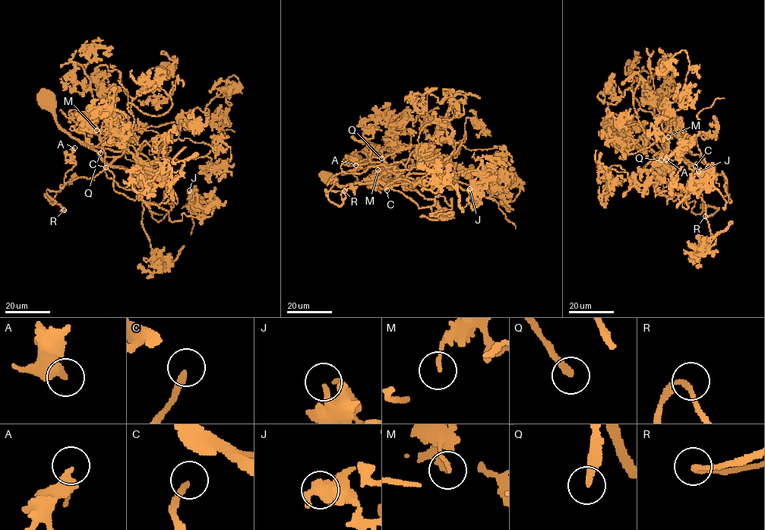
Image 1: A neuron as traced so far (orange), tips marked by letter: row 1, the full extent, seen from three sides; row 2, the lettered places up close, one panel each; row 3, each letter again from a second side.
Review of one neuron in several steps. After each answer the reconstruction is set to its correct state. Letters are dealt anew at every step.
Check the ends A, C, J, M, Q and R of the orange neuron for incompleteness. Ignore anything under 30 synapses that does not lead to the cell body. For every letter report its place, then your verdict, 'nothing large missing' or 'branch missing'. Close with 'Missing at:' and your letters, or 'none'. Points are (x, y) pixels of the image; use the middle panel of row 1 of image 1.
A: at (355, 165); nothing large missing
C: at (387, 190); branch missing
J: at (469, 188); nothing large missing
M: at (377, 169); nothing large missing
Q: at (381, 158); nothing large missing
R: at (344, 191); nothing large missing
Missing at: C

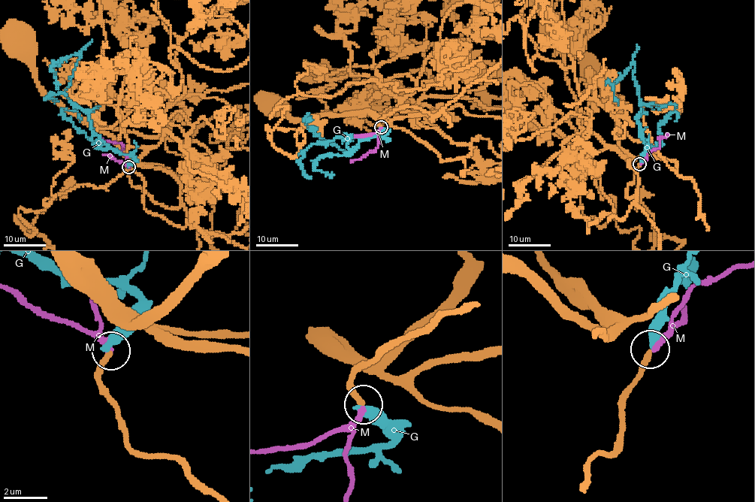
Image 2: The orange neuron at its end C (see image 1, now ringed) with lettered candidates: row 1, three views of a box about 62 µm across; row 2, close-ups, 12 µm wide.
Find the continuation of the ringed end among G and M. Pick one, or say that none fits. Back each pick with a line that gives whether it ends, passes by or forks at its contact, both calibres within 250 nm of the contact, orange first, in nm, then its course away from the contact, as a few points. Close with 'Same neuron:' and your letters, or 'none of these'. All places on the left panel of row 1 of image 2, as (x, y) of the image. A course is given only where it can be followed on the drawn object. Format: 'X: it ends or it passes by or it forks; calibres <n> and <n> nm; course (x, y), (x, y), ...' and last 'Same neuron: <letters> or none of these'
M: it ends; calibres 280 and 240 nm
Same neuron: M

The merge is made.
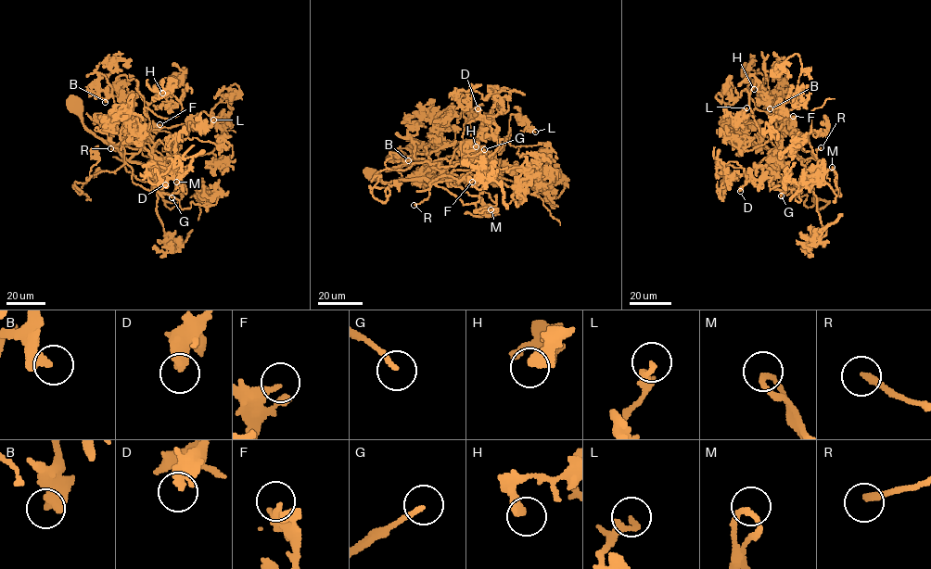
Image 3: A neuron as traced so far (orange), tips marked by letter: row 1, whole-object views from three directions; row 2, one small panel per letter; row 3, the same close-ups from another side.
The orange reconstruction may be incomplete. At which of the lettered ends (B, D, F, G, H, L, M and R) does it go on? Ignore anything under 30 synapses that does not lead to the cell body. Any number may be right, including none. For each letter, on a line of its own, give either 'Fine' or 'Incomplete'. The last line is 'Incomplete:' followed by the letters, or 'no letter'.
B: Fine
D: Fine
F: Fine
G: Fine
H: Fine
L: Fine
M: Fine
R: Incomplete
Incomplete: R

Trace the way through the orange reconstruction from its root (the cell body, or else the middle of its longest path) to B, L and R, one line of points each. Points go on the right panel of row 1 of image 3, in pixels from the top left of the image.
B: (781, 118), (795, 134), (801, 160), (781, 156), (770, 141), (775, 132), (769, 99), (752, 82), (770, 108)
L: (781, 118), (795, 134), (796, 148), (784, 123), (777, 132), (761, 132), (750, 115), (733, 126), (746, 107)
R: (781, 118), (795, 134), (797, 155), (804, 159), (806, 177), (800, 179), (809, 158), (821, 147)

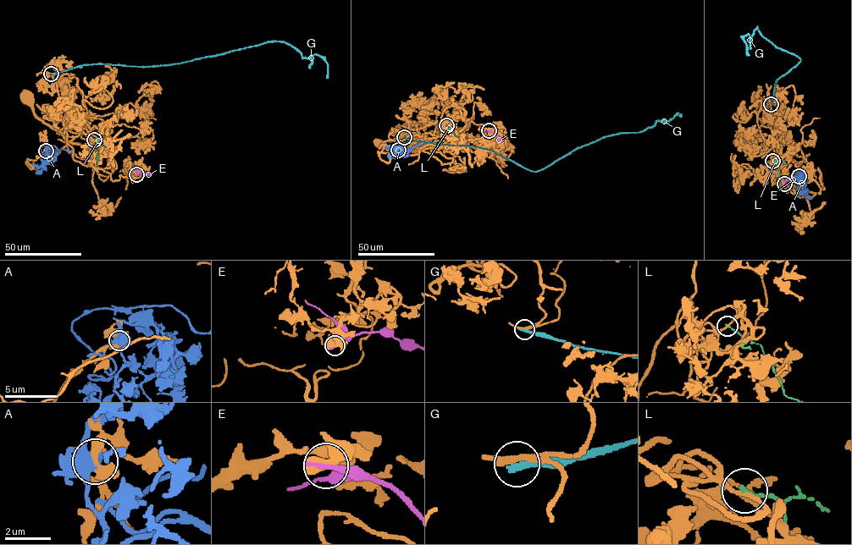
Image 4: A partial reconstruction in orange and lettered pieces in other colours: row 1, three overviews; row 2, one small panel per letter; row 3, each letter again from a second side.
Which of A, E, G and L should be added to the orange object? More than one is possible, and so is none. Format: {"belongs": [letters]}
{"belongs": []}

